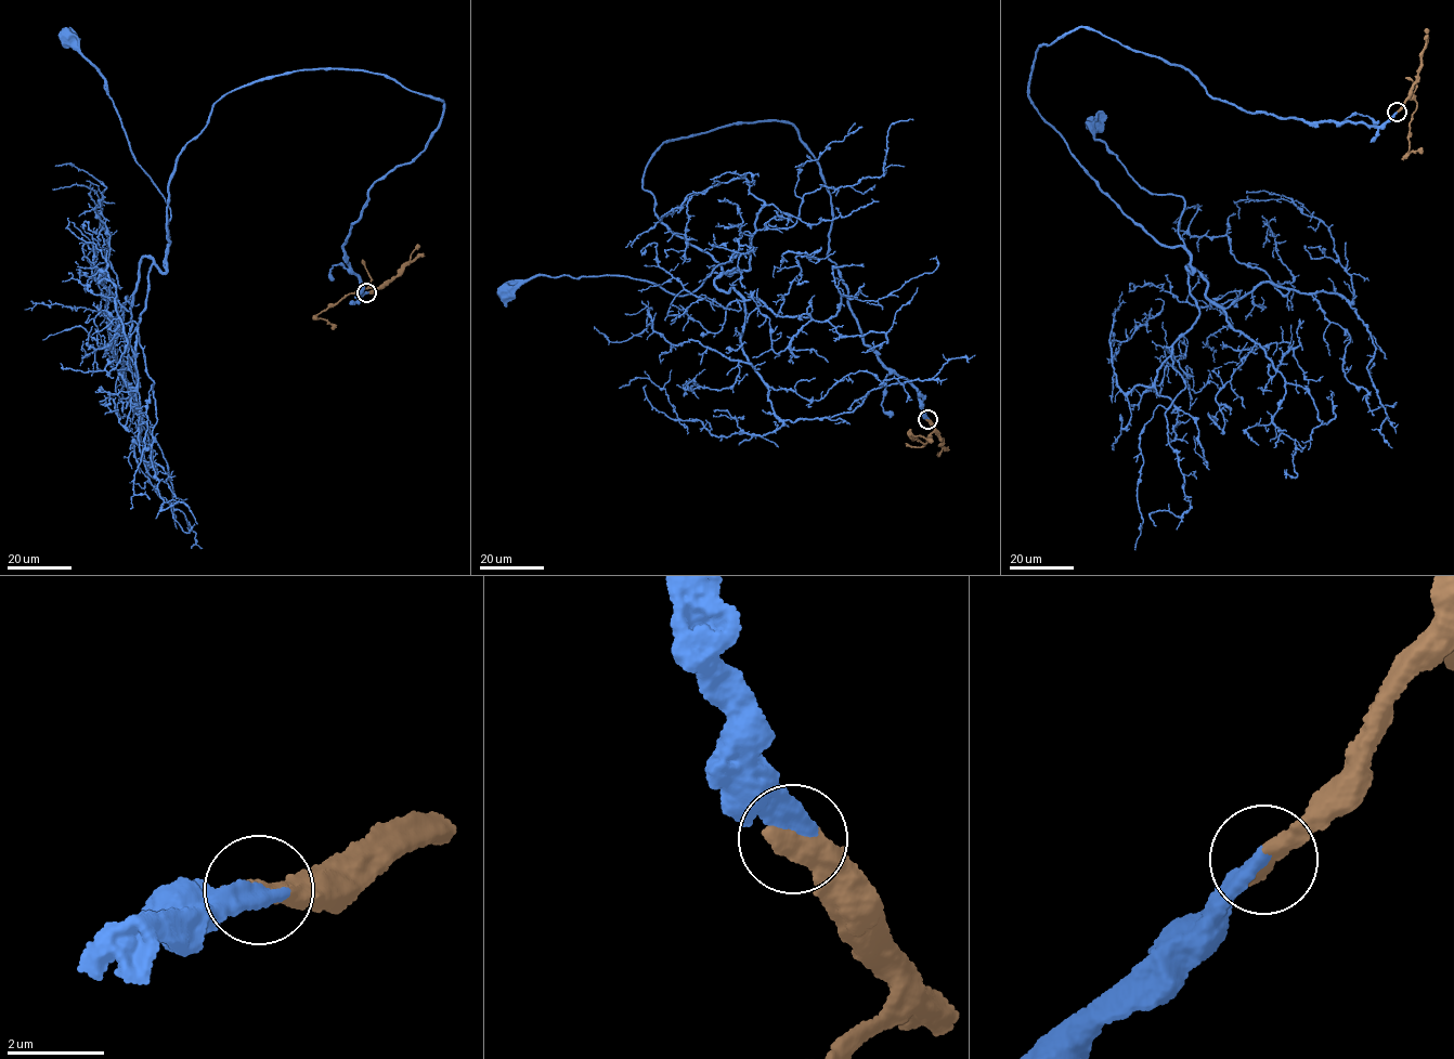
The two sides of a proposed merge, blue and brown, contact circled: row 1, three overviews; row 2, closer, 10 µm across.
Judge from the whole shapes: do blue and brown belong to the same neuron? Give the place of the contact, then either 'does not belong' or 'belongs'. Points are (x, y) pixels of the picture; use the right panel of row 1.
at (1397, 112); belongs

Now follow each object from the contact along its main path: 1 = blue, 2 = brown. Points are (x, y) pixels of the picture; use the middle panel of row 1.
1: (927, 419), (864, 343), (794, 126), (654, 152), (654, 212), (721, 266), (690, 293), (506, 290)
2: (927, 419), (934, 429), (930, 440), (924, 443), (917, 436), (910, 438), (911, 434), (921, 435), (933, 441)

